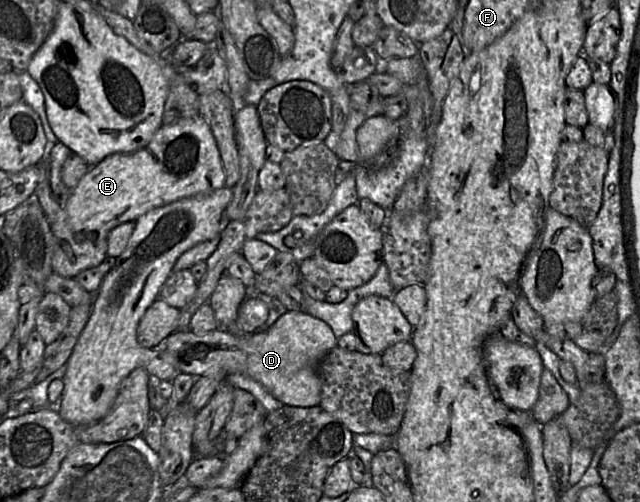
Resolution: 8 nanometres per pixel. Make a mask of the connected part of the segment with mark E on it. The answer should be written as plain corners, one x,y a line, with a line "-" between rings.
201,115
191,118
181,119
174,124
162,125
145,147
133,153
111,154
105,157
102,161
98,162
97,164
90,166
87,173
79,181
78,185
72,191
70,191
70,196
68,197
64,208
61,207
60,215
58,216
56,222
51,225
51,231
57,240
56,249
52,258
52,268
54,273
57,273
66,278
74,278
83,270
99,265
107,256
106,251
107,251
108,233
110,232
111,229
113,229
117,225
128,221
135,222
140,216
146,214
147,212
153,209
171,204
183,198
192,197
199,193
220,189
224,187
224,185
225,185
225,171
221,161
220,153
209,125

